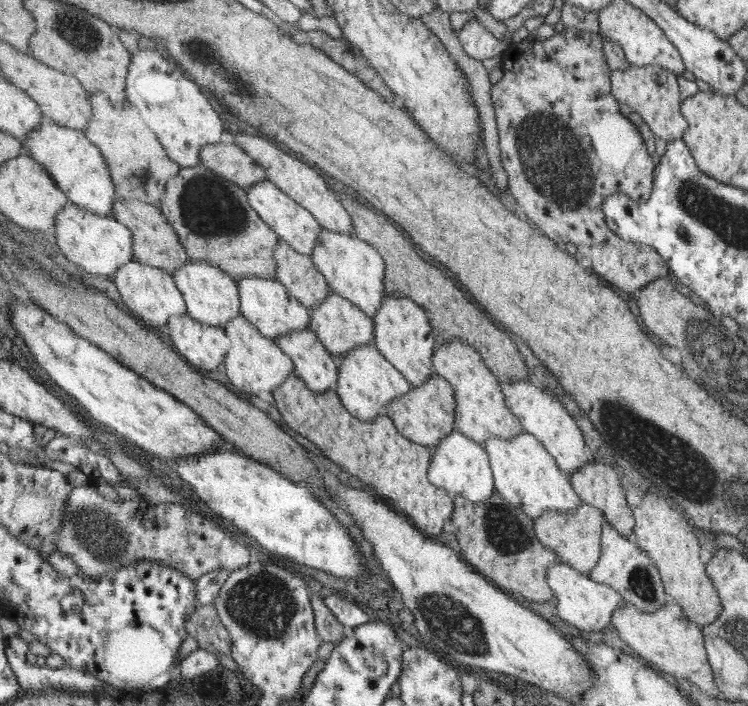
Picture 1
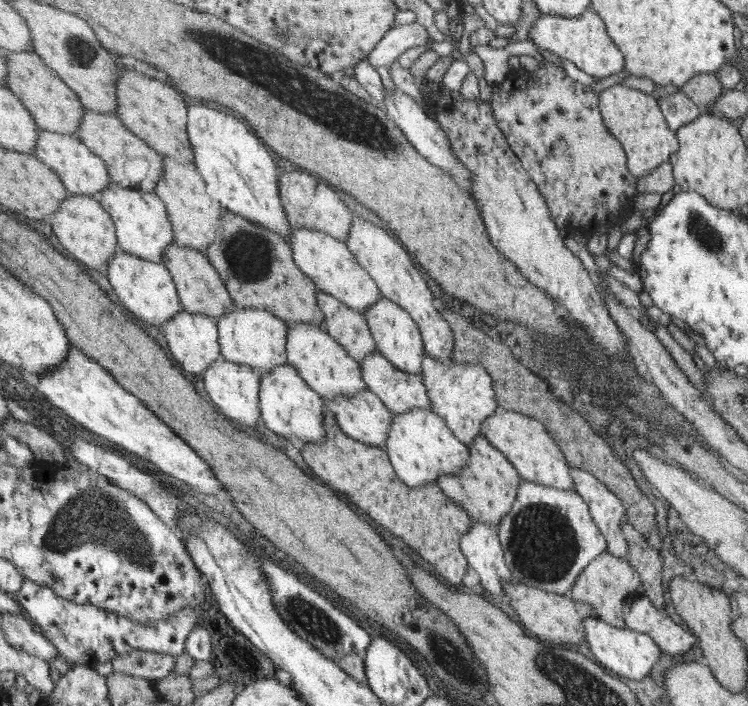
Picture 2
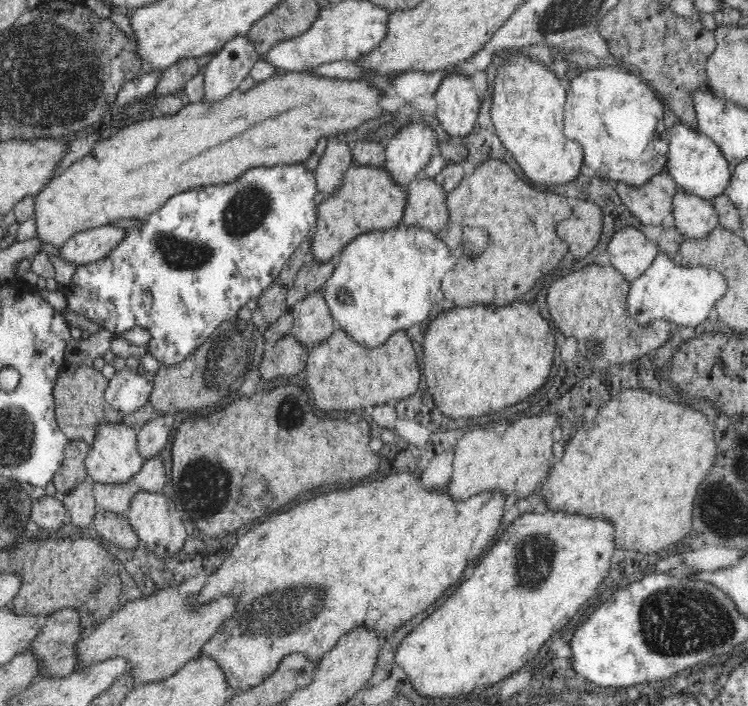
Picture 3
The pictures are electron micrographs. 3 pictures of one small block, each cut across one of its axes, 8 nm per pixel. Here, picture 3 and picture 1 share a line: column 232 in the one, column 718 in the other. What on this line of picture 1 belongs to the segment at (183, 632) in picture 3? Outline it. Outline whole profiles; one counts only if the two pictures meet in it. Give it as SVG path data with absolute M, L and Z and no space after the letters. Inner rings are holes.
M642 491L640 505L634 509L636 516L634 534L638 548L656 565L668 599L680 605L684 615L701 629L709 626L720 614L720 597L712 585L712 580L707 578L708 574L705 574L703 564L699 562L699 546L691 532L691 526L687 524L687 520L683 520L683 514L673 512L665 498L651 492L643 494Z

